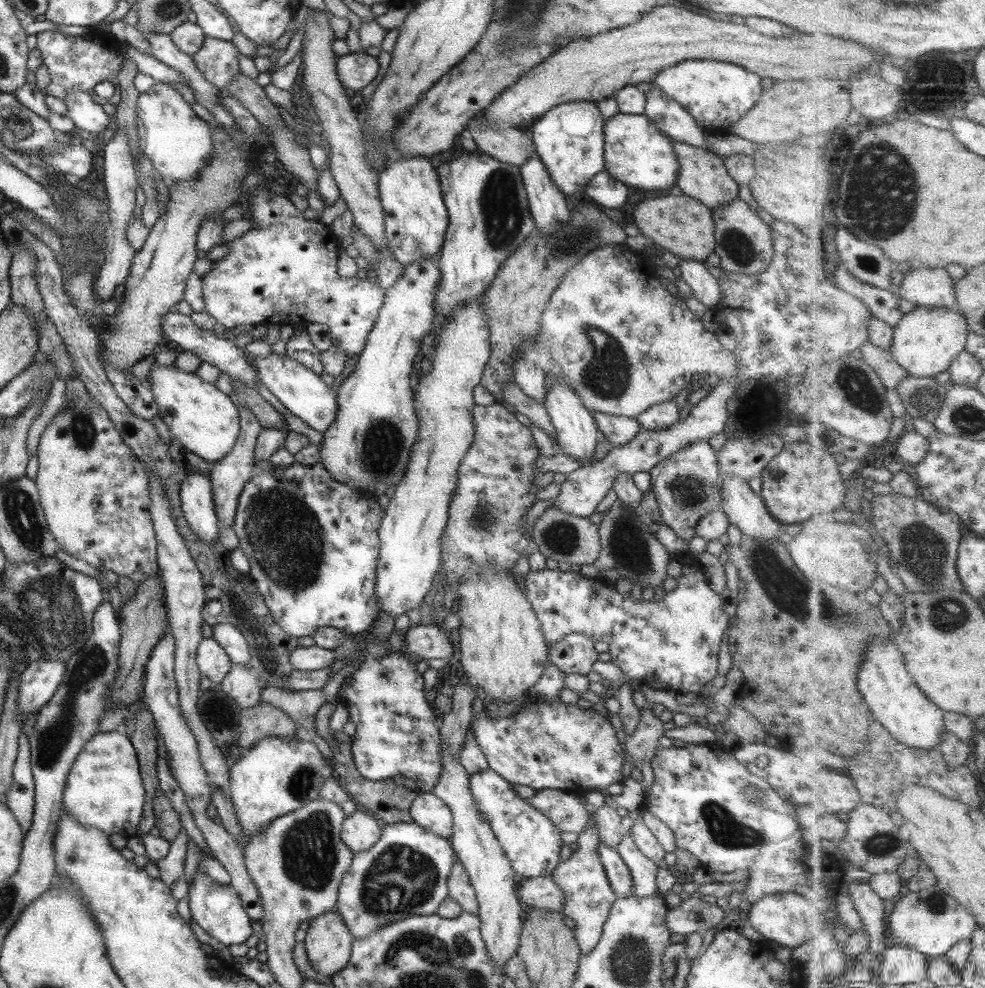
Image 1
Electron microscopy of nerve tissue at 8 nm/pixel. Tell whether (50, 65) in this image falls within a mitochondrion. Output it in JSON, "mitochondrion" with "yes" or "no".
{"mitochondrion":"no"}

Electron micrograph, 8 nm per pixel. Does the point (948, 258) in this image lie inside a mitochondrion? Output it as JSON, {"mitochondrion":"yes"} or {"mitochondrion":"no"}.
{"mitochondrion":"no"}

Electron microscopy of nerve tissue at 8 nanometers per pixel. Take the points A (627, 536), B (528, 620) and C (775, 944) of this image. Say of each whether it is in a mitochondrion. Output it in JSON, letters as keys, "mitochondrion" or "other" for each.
{"A":"mitochondrion","B":"other","C":"other"}

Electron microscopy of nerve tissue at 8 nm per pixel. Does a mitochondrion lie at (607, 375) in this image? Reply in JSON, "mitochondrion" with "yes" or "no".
{"mitochondrion":"yes"}

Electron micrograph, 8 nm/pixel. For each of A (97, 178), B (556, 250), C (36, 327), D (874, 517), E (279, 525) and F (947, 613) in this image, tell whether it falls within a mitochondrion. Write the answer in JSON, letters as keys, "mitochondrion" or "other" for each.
{"A":"other","B":"mitochondrion","C":"other","D":"other","E":"mitochondrion","F":"mitochondrion"}

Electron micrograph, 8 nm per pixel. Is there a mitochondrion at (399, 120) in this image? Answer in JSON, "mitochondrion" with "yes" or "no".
{"mitochondrion":"no"}

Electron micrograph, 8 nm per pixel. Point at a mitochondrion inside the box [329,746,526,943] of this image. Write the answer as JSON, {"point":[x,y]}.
{"point":[401,878]}

